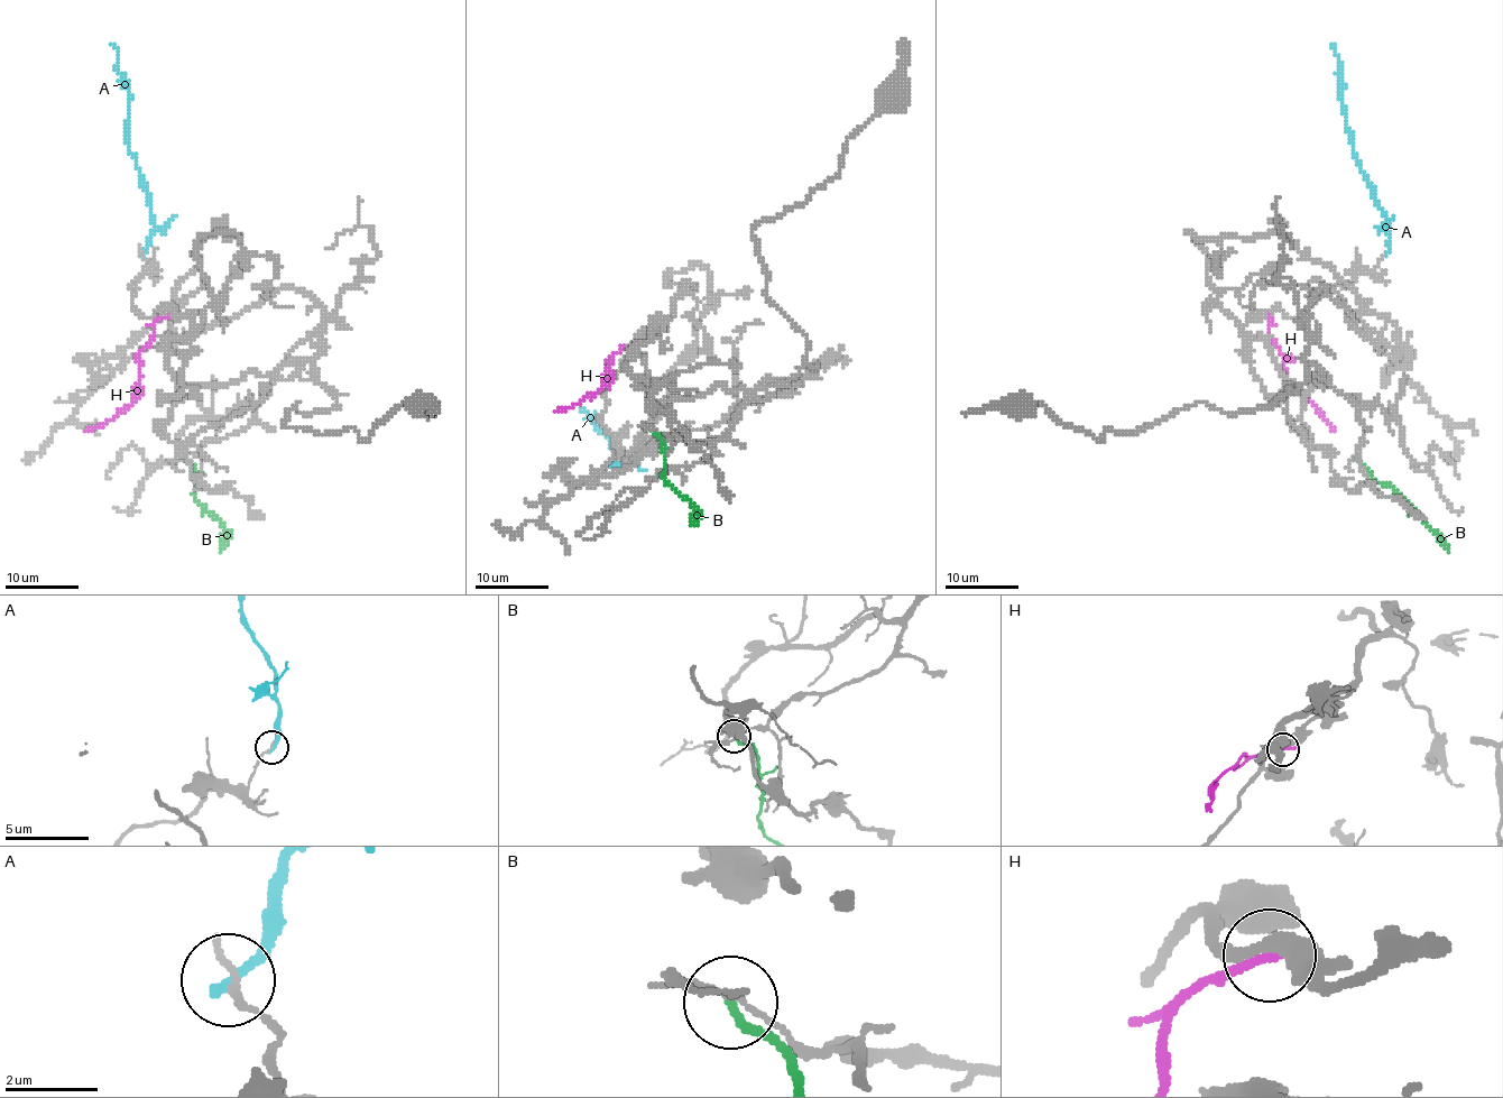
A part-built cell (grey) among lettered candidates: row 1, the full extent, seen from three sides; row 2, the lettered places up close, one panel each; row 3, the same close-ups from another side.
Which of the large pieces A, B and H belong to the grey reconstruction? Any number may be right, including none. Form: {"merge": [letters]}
{"merge": []}

